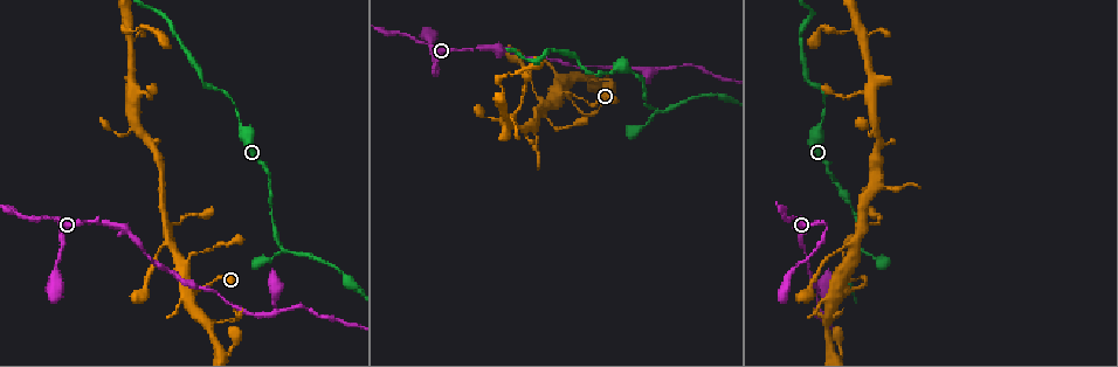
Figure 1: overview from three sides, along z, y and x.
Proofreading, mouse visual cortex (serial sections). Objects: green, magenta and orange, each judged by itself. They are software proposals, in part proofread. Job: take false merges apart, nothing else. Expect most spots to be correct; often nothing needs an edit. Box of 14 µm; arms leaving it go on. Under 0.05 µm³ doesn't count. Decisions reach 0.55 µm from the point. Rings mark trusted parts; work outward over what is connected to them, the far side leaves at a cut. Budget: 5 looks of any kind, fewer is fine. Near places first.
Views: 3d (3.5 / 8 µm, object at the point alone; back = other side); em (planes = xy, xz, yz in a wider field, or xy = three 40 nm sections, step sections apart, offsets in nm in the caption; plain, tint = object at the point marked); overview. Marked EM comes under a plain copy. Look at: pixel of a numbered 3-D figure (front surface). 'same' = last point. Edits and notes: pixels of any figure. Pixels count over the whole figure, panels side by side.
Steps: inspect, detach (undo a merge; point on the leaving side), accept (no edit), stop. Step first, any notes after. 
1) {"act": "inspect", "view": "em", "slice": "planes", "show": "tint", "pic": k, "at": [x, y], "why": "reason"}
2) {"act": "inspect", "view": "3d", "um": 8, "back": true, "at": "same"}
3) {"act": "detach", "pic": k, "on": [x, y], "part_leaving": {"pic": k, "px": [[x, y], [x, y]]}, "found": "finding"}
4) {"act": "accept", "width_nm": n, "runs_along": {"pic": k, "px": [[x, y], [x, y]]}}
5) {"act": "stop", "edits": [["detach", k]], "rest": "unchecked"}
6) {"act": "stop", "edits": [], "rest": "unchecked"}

{"act": "inspect", "view": "3d", "um": 3.5, "pic": 1, "at": [271, 316]}

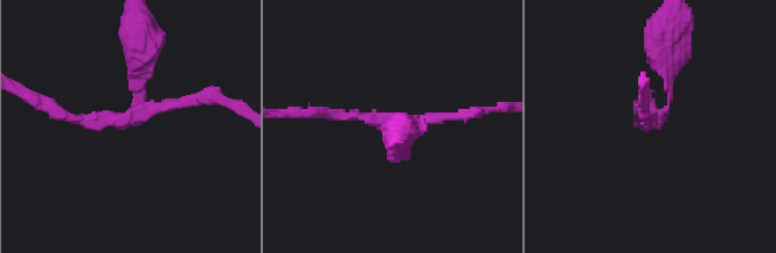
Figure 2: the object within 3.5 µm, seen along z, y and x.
{"act": "detach", "pic": 2, "on": [662, 66], "part_leaving": {"pic": 2, "px": [[653, 121], [669, 103], [665, 24]]}, "found": "a second cell is stuck on"}

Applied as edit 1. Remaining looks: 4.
{"act": "inspect", "view": "3d", "um": 3.5, "pic": 1, "at": [863, 249], "why": "three arms meet"}

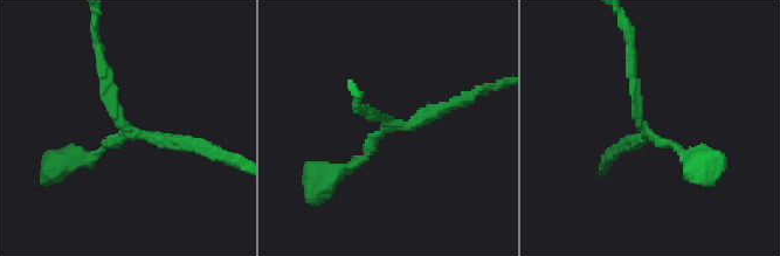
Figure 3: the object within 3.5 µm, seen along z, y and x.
{"act": "inspect", "view": "em", "slice": "planes", "show": "tint", "pic": 3, "at": [128, 130], "why": "need the tissue"}

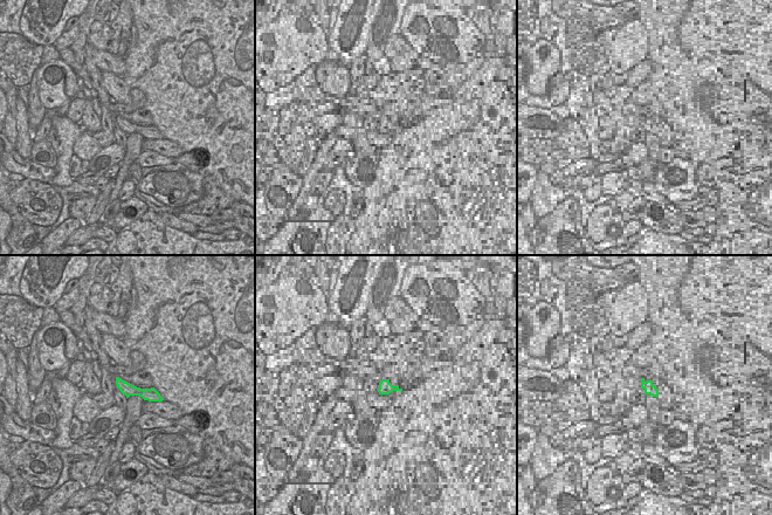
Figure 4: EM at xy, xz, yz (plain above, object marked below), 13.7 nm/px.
{"act": "accept", "arms": 3, "runs_along": {"pic": 3, "px": [[102, 61], [126, 130], [195, 144]]}, "found": "one cell here"}

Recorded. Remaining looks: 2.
{"act": "stop", "edits": [["detach", 2]], "rest": "unchecked"}

